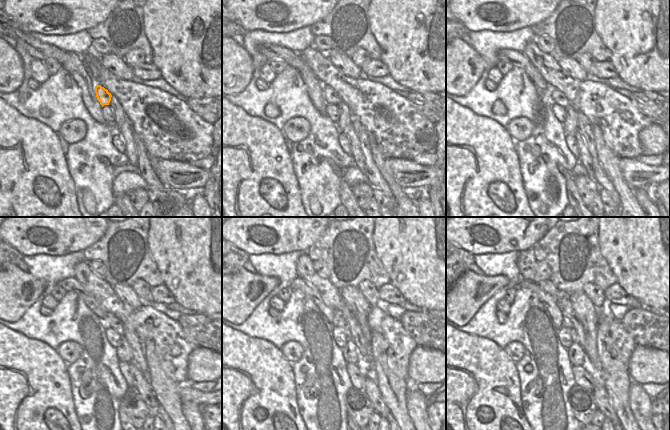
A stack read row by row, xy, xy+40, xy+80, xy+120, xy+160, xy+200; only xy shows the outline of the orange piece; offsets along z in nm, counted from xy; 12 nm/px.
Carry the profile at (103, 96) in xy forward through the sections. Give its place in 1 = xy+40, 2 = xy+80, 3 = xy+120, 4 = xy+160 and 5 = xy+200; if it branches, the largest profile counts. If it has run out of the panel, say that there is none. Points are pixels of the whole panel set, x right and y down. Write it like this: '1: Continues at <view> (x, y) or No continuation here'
1: Continues at xy+40 (331, 97)
2: Continues at xy+80 (558, 97)
3: Continues at xy+120 (110, 319)
4: Continues at xy+160 (338, 320)
5: Continues at xy+200 (566, 323).

